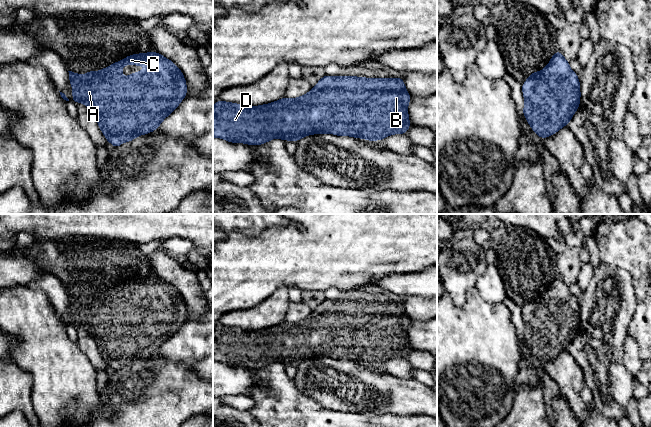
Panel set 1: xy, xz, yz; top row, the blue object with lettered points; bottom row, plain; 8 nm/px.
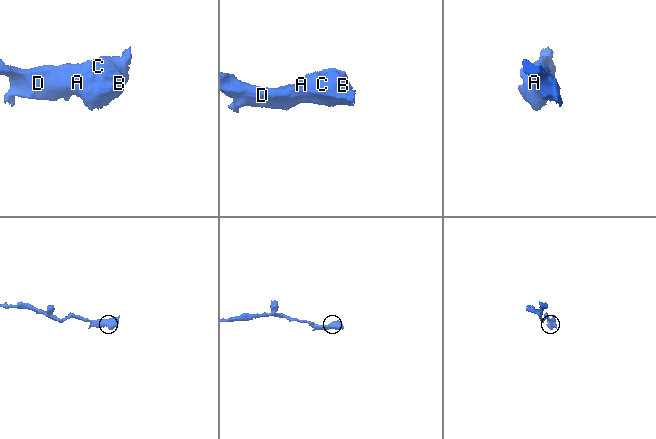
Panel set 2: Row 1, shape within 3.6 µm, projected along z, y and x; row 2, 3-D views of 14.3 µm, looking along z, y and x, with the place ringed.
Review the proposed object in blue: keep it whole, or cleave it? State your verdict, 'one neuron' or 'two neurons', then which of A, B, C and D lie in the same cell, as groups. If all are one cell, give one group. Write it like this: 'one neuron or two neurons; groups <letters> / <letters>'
one neuron; groups A B C D

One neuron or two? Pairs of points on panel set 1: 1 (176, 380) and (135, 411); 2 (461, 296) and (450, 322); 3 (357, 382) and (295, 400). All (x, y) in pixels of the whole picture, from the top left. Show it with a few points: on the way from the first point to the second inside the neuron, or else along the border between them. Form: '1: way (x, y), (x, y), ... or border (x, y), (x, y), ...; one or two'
1: way (166, 389), (160, 395), (153, 397), (145, 405); one
2: border (473, 288), (461, 305), (456, 305), (447, 294); two
3: border (292, 379), (293, 383), (301, 391), (328, 409); two

